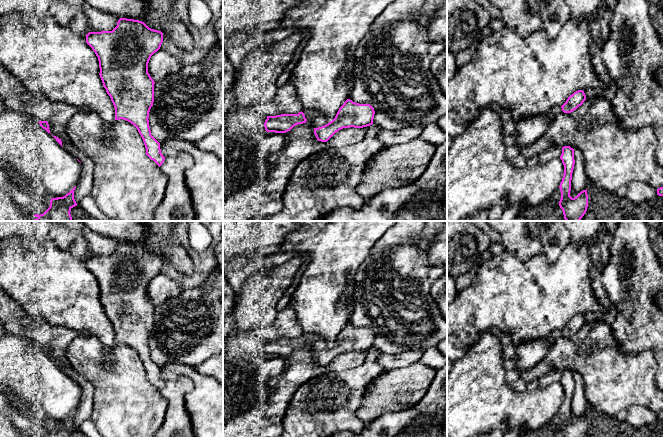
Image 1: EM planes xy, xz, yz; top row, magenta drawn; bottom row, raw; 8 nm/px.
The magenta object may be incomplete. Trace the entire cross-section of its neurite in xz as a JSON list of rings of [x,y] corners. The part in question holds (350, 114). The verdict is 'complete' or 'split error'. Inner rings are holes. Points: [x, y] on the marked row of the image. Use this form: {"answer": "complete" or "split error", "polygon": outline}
{"answer": "complete", "polygon": [[[347,99],[335,118],[324,126],[314,128],[314,134],[318,141],[327,142],[343,128],[363,128],[372,125],[374,114],[374,108],[370,104],[359,104]]]}

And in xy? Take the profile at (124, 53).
{"answer": "complete", "polygon": [[[120,18],[112,31],[86,34],[86,43],[98,57],[99,75],[114,105],[115,120],[126,120],[137,128],[146,155],[159,167],[165,157],[149,127],[155,82],[148,73],[148,63],[162,42],[161,31],[127,18]]]}

